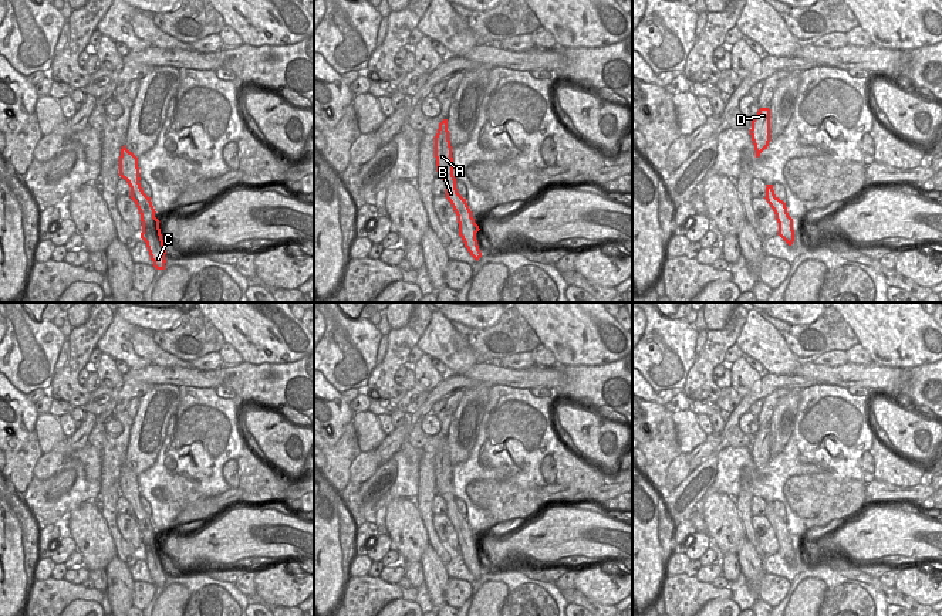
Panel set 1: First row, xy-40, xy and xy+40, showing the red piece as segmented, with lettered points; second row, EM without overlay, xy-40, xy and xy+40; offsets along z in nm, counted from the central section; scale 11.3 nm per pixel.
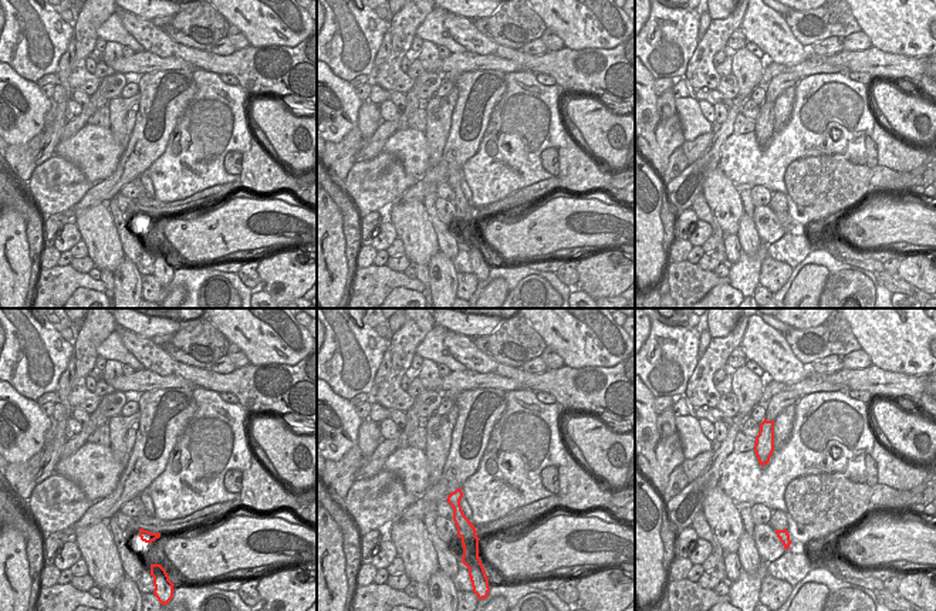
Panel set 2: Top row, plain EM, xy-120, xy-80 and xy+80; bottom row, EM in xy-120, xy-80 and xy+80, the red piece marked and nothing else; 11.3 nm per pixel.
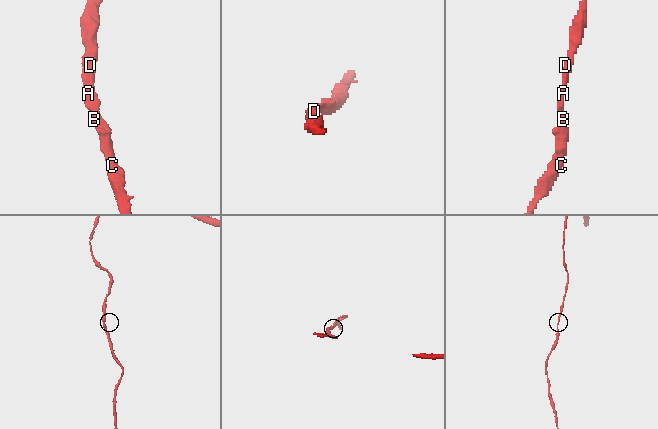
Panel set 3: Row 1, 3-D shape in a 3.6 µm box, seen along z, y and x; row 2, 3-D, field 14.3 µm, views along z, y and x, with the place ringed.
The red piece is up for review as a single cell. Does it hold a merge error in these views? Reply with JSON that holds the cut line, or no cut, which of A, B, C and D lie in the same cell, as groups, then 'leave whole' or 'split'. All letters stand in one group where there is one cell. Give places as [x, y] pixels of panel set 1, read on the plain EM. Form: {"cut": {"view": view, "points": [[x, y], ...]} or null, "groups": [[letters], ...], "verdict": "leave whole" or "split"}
{"cut": null, "groups": [["A", "B", "C", "D"]], "verdict": "leave whole"}

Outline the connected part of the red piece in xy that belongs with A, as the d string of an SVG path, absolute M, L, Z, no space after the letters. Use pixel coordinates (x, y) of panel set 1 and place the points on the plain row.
M448 437L439 441L435 454L435 475L438 494L446 501L446 517L450 519L459 541L459 554L470 573L477 579L482 571L477 563L476 551L480 548L472 535L472 529L456 507L456 497L453 494L453 475L449 458Z

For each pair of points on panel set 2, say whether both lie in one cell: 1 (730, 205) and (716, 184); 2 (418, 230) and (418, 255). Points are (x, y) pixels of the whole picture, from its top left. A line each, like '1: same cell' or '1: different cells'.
1: same cell
2: same cell

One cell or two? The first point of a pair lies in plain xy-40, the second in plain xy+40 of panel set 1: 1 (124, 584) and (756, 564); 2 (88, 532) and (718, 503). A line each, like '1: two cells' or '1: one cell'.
1: one cell
2: one cell

